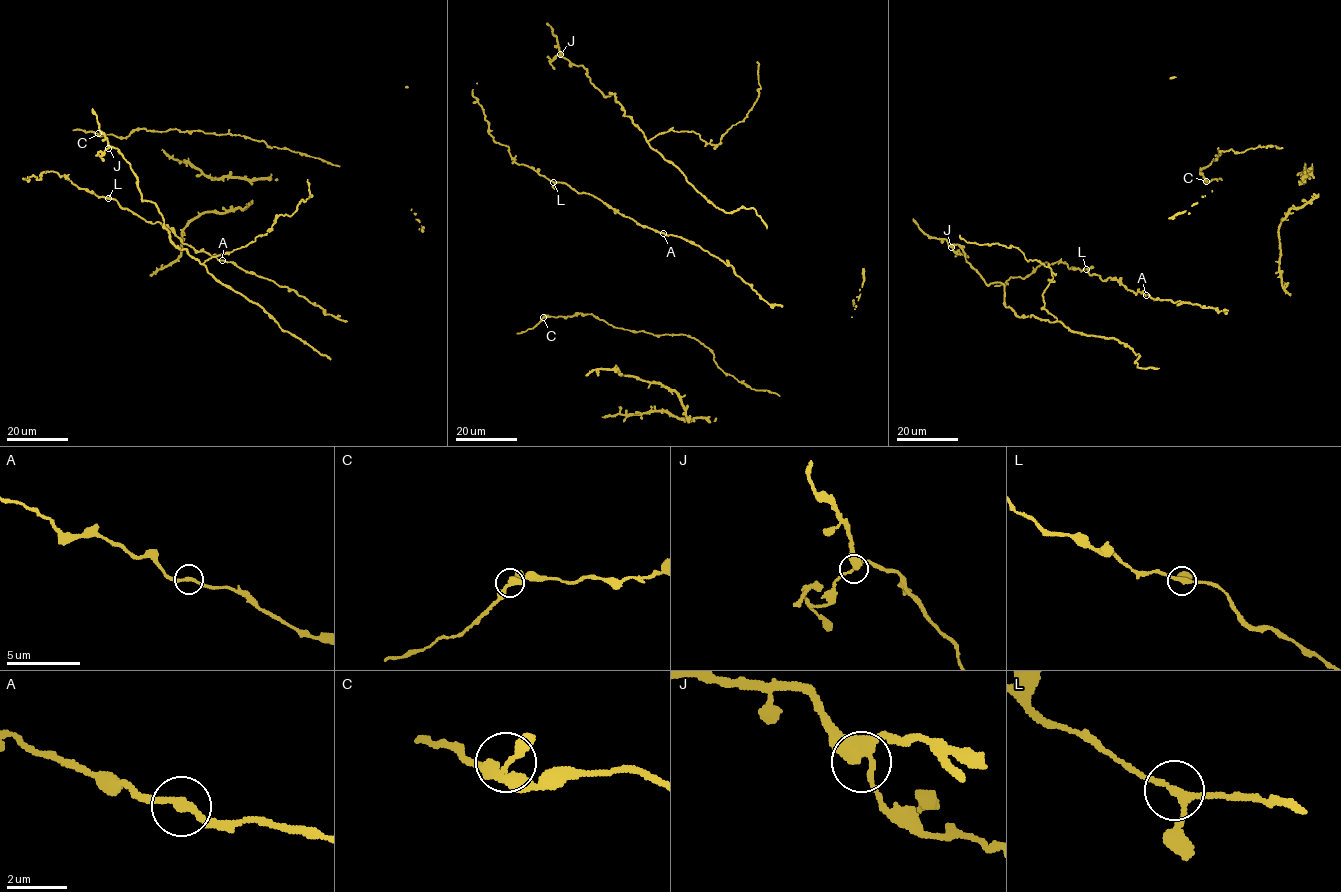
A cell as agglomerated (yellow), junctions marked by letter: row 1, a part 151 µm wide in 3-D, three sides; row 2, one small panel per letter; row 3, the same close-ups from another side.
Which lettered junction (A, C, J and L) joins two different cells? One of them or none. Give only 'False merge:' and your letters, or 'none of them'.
False merge: L

